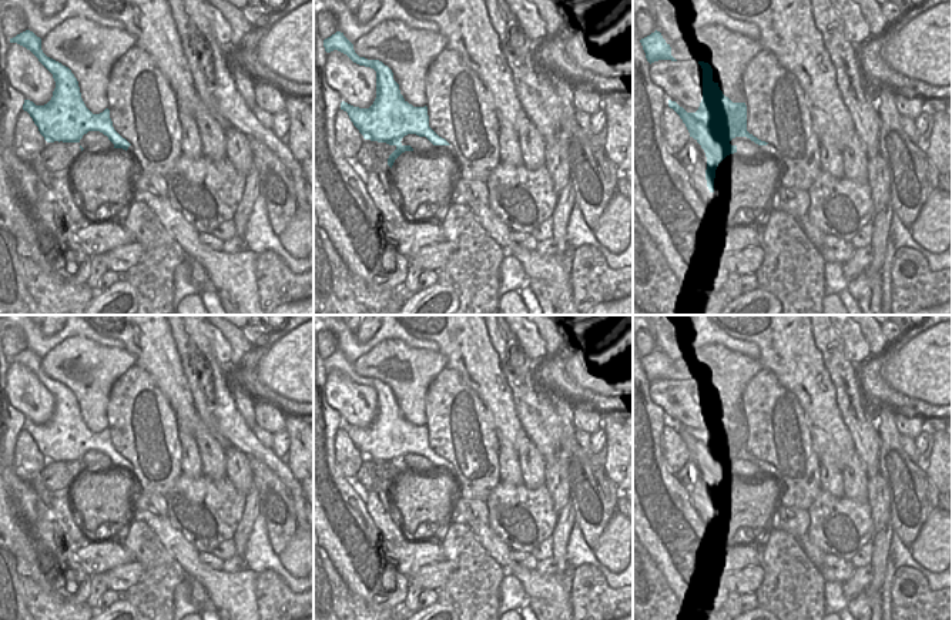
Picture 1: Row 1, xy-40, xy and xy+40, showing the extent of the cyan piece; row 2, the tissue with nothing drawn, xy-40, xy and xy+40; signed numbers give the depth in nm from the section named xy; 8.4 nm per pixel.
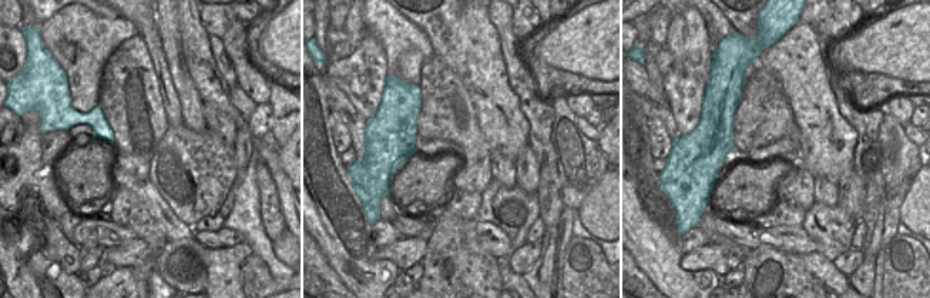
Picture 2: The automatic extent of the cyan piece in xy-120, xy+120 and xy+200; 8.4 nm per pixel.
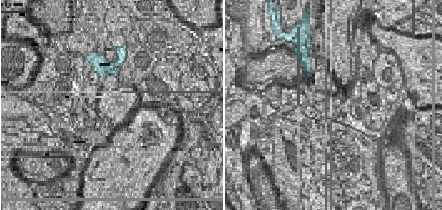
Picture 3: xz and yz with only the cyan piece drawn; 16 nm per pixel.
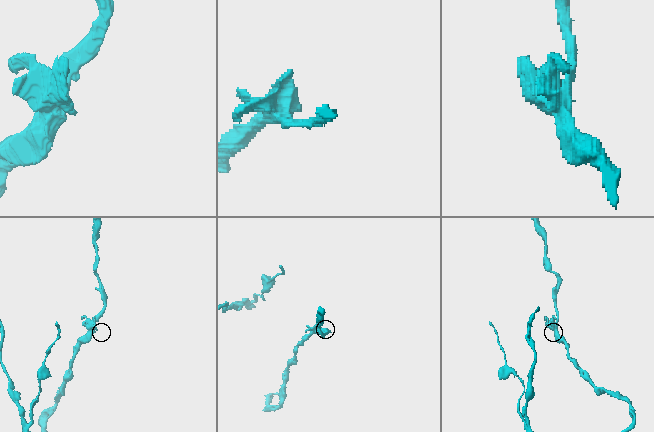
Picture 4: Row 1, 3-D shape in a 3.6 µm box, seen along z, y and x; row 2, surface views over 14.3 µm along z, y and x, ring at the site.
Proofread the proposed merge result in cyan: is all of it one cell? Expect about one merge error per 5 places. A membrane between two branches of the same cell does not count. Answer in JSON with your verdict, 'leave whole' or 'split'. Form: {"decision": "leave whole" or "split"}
{"decision": "split"}

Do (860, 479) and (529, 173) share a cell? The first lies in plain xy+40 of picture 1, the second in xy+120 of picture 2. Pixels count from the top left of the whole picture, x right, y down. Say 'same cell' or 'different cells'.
same cell

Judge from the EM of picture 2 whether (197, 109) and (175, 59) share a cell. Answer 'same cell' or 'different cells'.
same cell

